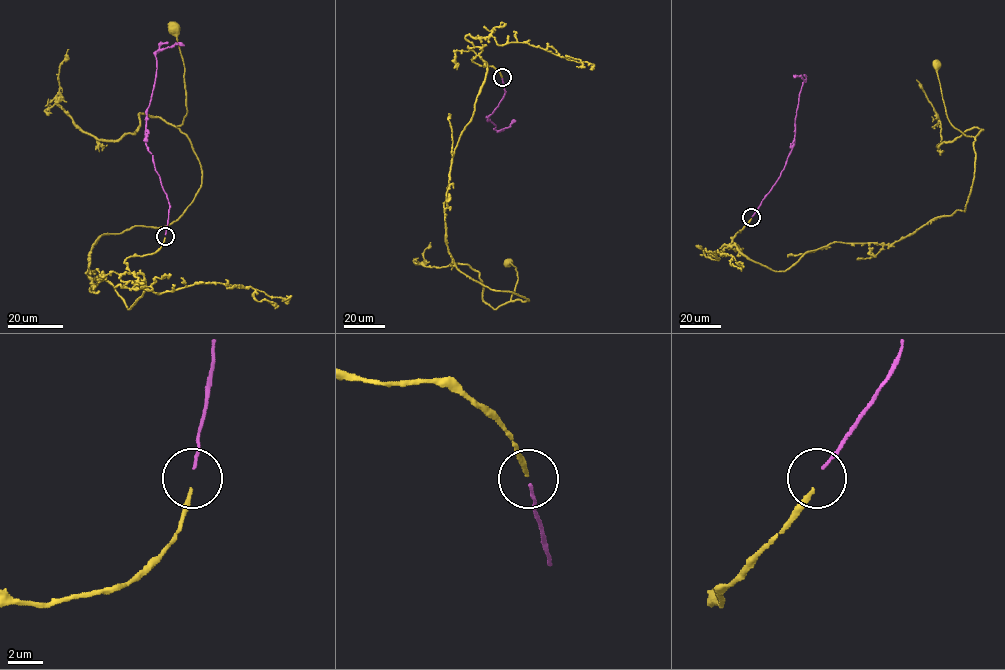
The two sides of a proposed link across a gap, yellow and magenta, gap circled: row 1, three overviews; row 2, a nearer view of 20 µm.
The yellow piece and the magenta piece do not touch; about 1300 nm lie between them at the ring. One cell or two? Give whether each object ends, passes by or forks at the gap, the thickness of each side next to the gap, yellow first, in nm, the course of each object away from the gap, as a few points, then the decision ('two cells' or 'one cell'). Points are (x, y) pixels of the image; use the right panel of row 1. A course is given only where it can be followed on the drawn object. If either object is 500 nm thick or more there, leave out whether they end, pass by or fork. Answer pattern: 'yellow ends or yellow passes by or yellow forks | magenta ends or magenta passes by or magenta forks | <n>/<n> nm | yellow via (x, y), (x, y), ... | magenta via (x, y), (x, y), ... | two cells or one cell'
yellow ends | magenta ends | 240/160 nm | yellow via (751, 218), (729, 244), (785, 271), (836, 241), (892, 244), (964, 211), (975, 138), (950, 123), (937, 64) | magenta via (752, 216), (780, 176), (794, 142), (795, 118), (804, 81), (793, 75) | two cells

